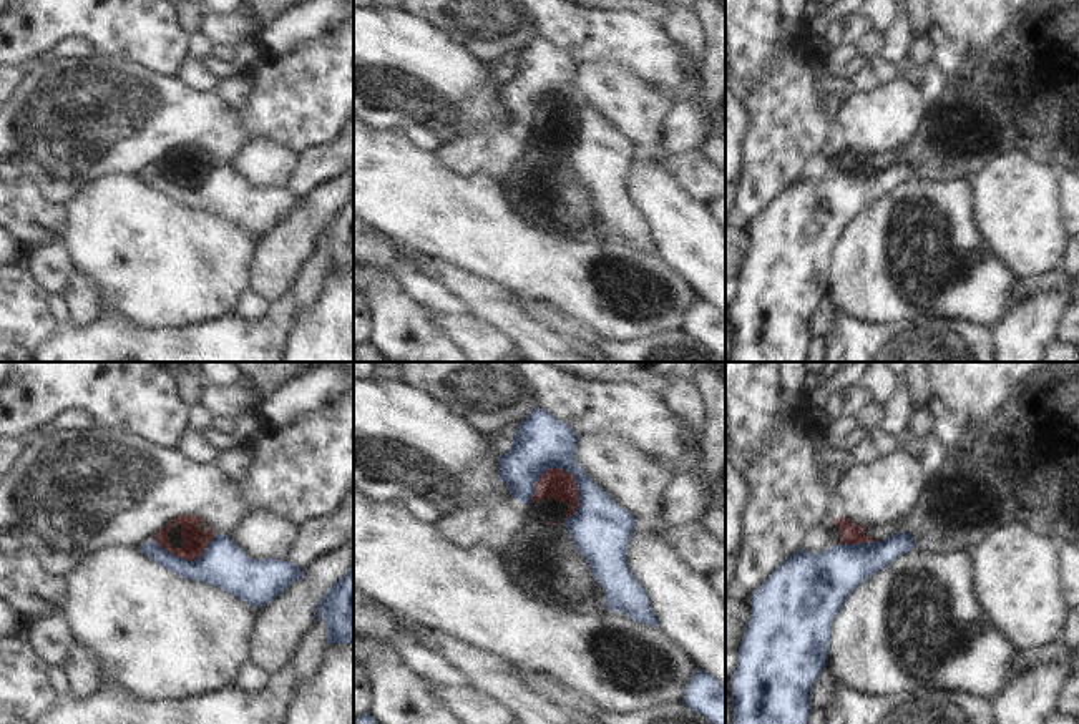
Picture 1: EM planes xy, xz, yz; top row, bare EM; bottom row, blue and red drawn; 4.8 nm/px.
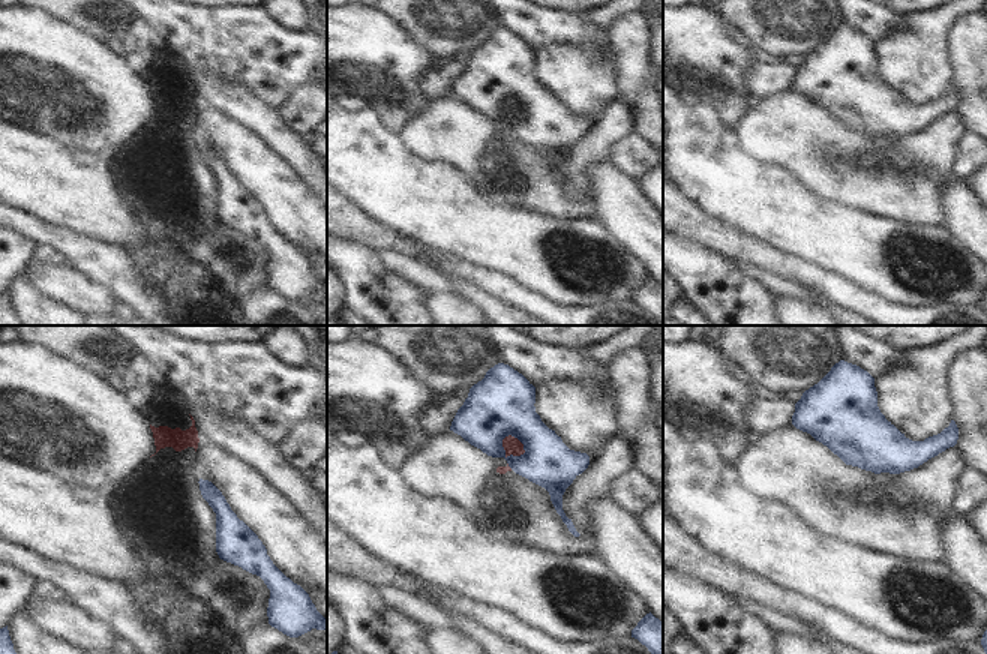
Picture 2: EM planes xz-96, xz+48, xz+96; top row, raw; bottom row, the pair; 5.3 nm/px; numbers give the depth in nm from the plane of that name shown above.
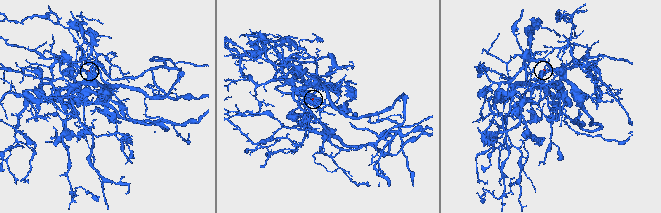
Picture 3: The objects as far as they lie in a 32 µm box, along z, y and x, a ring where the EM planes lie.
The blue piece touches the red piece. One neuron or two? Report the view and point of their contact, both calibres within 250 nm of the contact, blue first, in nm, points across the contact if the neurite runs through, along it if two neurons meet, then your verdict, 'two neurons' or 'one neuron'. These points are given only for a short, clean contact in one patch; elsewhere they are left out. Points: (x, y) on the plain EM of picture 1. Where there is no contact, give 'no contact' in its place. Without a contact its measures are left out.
contact xz (543, 100); calibres 260 and 140 nm; way xz (541, 70), (543, 100), (555, 110); one neuron

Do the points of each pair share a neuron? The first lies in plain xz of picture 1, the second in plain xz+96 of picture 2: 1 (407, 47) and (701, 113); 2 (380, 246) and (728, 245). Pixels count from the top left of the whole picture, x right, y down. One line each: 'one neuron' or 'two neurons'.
1: two neurons
2: one neuron

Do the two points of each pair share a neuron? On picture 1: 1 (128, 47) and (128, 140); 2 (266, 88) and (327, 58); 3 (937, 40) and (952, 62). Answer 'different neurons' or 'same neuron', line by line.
1: different neurons
2: same neuron
3: same neuron

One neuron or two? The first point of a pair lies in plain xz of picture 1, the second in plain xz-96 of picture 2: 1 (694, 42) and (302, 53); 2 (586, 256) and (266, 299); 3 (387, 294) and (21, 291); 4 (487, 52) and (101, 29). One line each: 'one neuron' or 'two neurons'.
1: two neurons
2: two neurons
3: one neuron
4: one neuron

